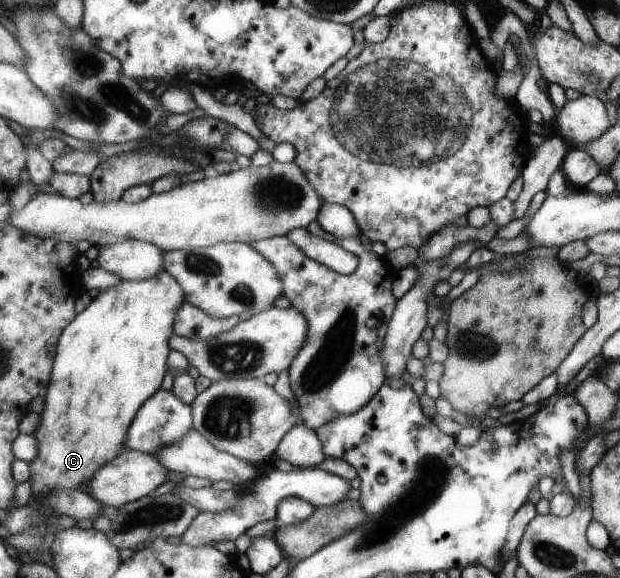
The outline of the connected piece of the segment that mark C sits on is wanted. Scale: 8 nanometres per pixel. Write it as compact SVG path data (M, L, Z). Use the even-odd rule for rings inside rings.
M163 270L151 279L123 279L107 290L93 292L91 304L65 327L53 363L52 382L44 396L41 420L34 432L38 442L37 456L28 462L31 494L25 506L38 513L45 527L51 527L62 517L45 502L54 491L83 490L104 464L124 450L128 440L127 428L148 398L161 389L161 381L168 372L169 339L175 334L176 312L185 302L184 289L179 281Z

